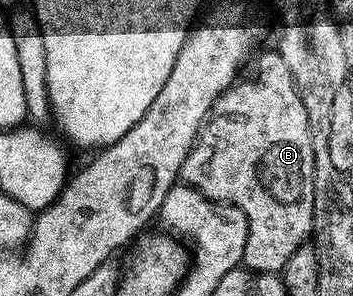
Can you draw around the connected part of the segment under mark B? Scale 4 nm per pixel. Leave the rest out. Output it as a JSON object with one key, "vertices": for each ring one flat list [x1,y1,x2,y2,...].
{"vertices":[[278,50,261,52,250,65,251,76,244,75,236,80,213,102,203,129,197,134,190,154,185,158,181,180,210,200,236,204,249,222,249,238,245,242,242,267,253,272,279,274,285,262,289,262,293,250,308,243,311,236,315,159,309,118,305,114,305,106,301,106,301,98,297,98,297,86,293,86,293,74,289,74,285,58,281,58]]}

